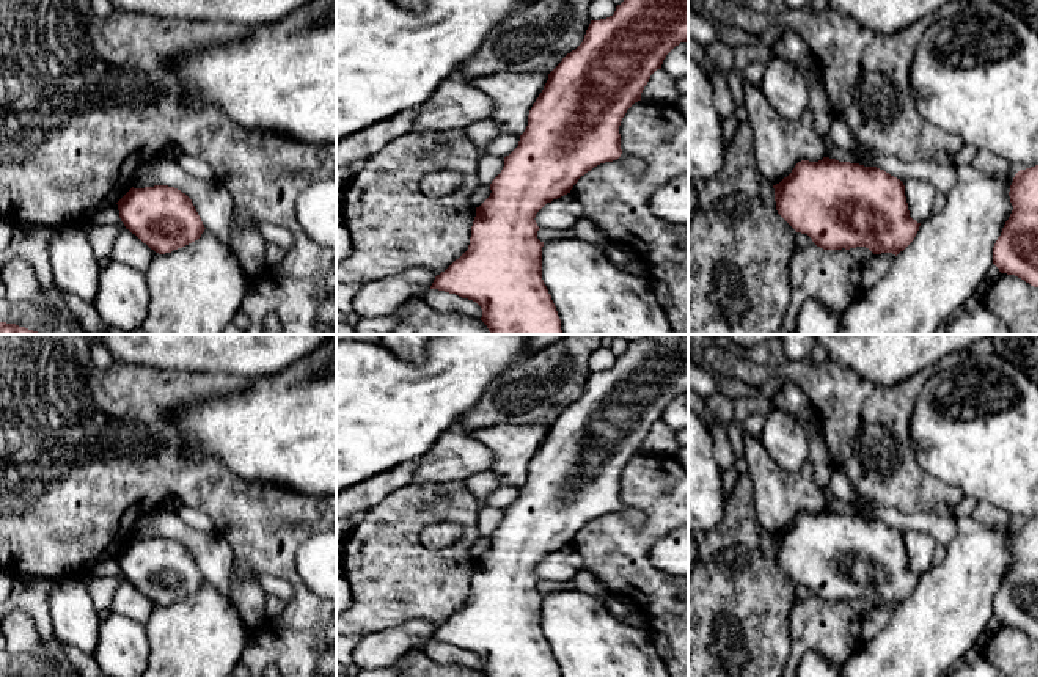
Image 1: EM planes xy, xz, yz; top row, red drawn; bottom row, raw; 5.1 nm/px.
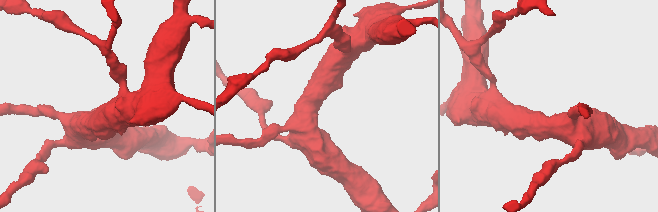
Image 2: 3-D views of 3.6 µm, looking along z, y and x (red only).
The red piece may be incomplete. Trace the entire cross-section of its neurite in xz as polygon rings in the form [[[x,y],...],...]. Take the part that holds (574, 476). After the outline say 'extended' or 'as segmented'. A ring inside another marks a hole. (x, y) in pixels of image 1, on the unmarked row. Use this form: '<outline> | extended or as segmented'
[[[643,335],[613,368],[591,372],[583,394],[548,426],[518,498],[504,509],[490,548],[476,559],[468,602],[435,628],[430,641],[476,653],[485,677],[561,677],[542,631],[536,565],[573,540],[594,518],[622,506],[619,478],[666,407],[688,393],[688,335]]] | as segmented

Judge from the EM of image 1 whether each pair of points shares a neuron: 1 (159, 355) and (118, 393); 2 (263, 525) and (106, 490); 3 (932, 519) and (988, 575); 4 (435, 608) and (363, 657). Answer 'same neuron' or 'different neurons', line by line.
1: different neurons
2: same neuron
3: different neurons
4: different neurons

